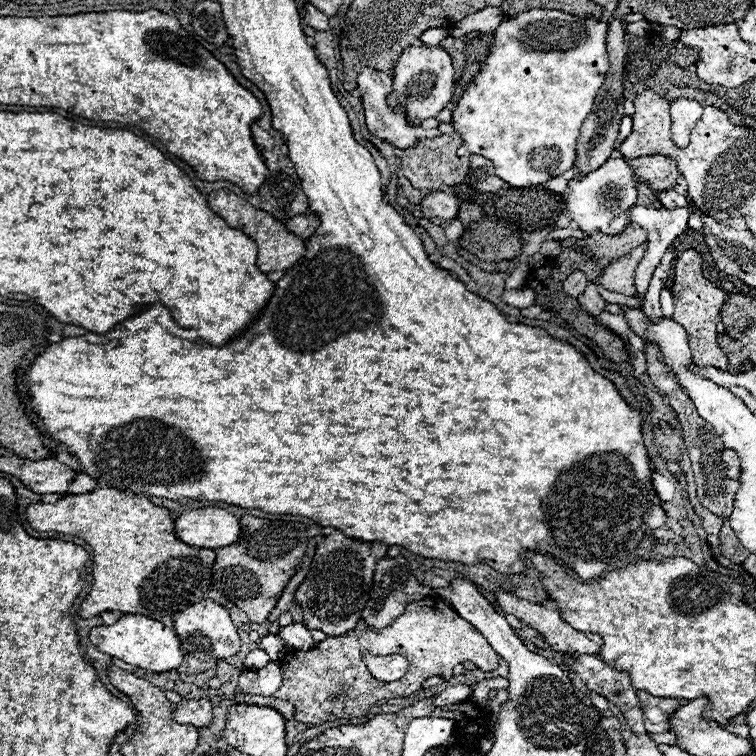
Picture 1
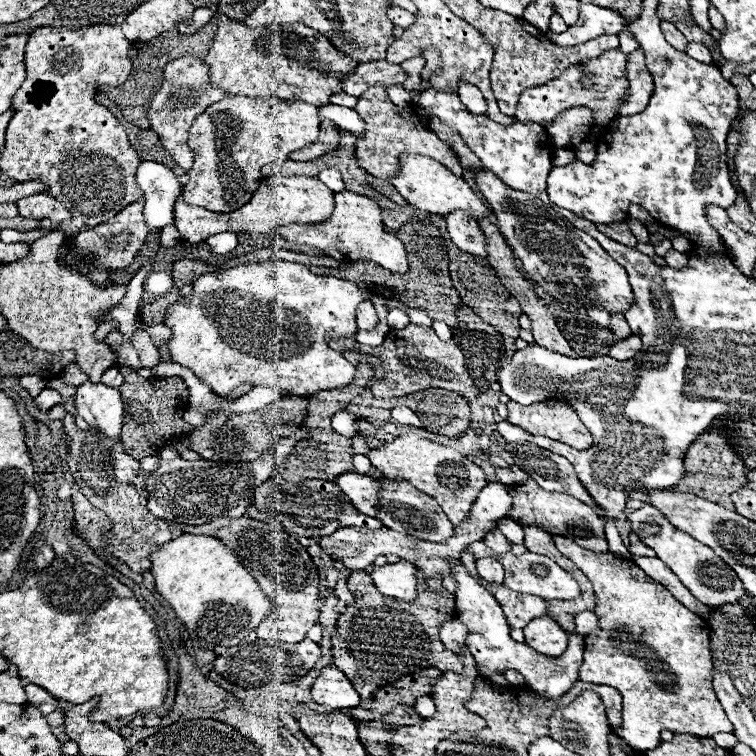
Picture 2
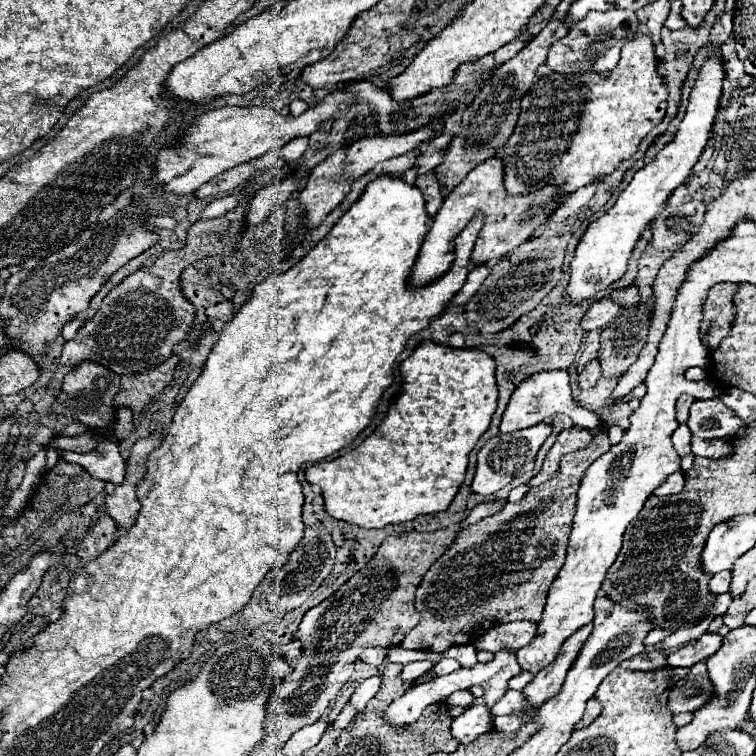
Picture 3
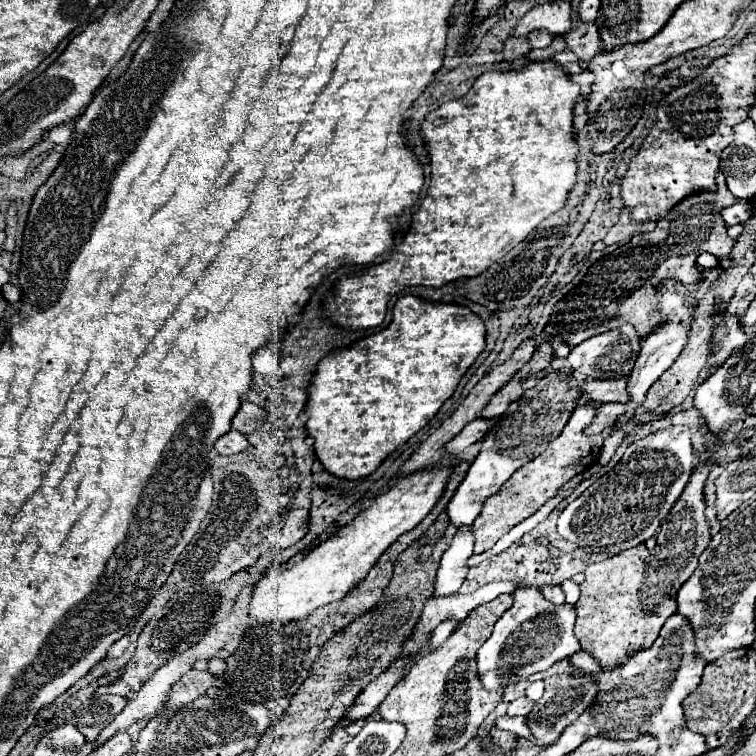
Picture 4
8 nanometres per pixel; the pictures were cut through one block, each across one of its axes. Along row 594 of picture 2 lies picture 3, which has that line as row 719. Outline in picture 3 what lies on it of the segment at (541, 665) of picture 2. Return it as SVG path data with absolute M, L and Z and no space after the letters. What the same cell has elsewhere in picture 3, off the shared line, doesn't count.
M476 700L466 712L452 722L452 736L460 744L470 744L484 732L492 730L492 714L484 700Z

